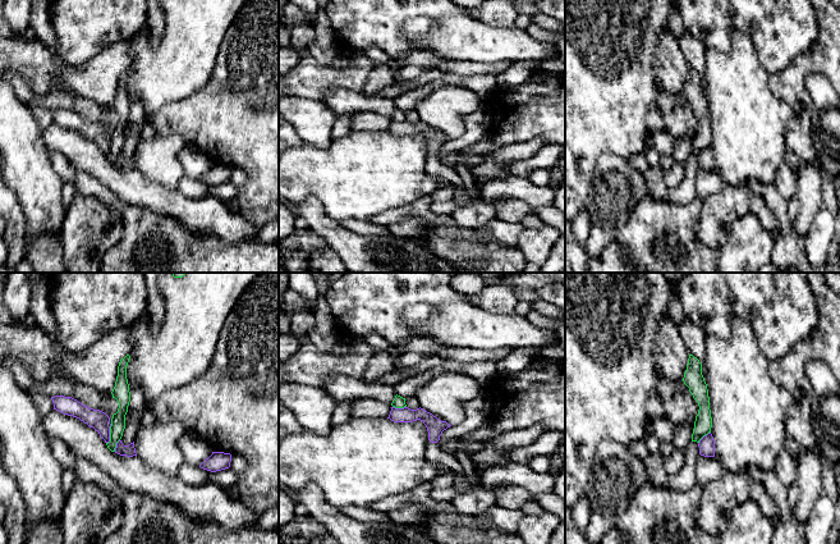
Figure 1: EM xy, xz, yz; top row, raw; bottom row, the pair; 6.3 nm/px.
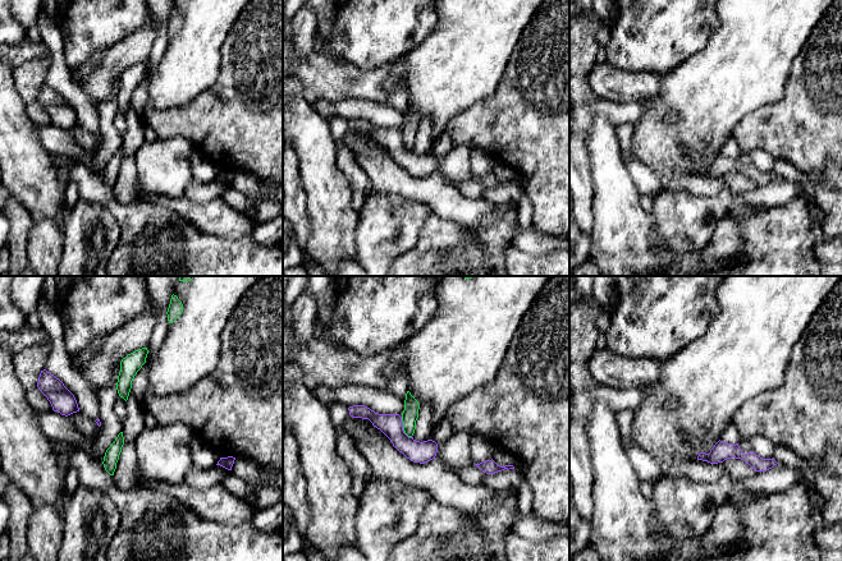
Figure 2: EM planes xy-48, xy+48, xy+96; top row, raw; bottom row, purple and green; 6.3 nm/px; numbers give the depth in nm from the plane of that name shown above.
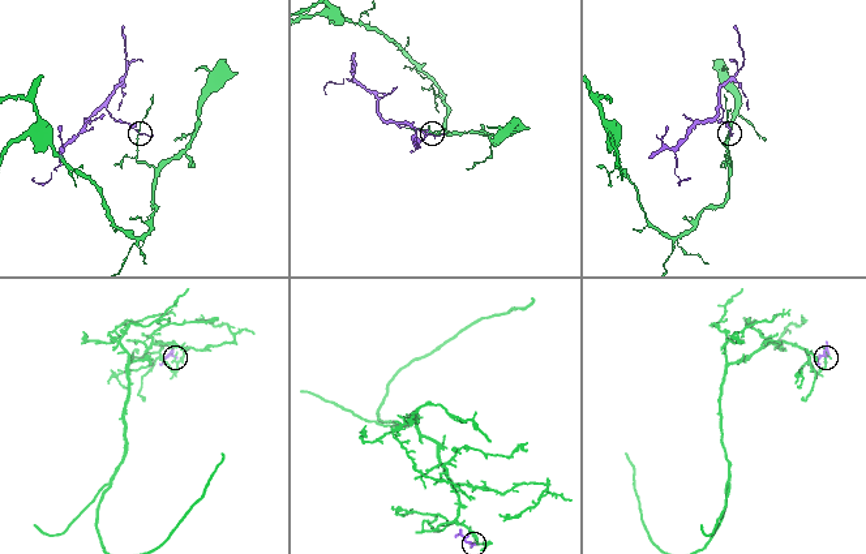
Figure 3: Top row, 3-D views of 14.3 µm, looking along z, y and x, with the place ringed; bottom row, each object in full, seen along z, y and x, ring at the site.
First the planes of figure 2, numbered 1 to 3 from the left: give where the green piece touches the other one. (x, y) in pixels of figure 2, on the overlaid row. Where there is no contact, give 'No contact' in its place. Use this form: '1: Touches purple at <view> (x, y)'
1: No contact
2: Touches purple at xy+48 (402, 428)
3: No contact

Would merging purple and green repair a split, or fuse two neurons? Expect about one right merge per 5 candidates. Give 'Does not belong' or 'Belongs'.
Does not belong

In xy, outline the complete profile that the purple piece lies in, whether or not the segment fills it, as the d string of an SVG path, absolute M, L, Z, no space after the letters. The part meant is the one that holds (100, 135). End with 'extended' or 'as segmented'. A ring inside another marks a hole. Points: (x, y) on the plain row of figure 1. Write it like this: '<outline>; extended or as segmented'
M55 109L51 110L51 113L54 116L54 123L64 128L79 132L89 141L93 141L105 154L105 156L110 155L111 137L110 131L105 125L89 122L72 110Z; as segmented

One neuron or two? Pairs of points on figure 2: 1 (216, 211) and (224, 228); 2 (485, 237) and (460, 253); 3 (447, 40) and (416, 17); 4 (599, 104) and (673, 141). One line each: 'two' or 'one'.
1: one
2: two
3: two
4: two

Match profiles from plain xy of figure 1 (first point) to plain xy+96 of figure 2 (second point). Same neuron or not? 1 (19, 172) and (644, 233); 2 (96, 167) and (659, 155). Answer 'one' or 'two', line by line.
1: one
2: two

